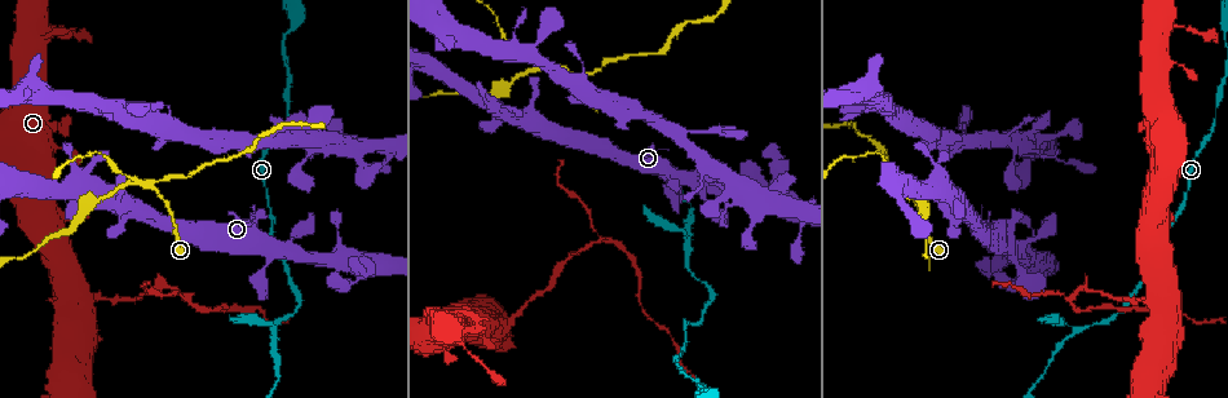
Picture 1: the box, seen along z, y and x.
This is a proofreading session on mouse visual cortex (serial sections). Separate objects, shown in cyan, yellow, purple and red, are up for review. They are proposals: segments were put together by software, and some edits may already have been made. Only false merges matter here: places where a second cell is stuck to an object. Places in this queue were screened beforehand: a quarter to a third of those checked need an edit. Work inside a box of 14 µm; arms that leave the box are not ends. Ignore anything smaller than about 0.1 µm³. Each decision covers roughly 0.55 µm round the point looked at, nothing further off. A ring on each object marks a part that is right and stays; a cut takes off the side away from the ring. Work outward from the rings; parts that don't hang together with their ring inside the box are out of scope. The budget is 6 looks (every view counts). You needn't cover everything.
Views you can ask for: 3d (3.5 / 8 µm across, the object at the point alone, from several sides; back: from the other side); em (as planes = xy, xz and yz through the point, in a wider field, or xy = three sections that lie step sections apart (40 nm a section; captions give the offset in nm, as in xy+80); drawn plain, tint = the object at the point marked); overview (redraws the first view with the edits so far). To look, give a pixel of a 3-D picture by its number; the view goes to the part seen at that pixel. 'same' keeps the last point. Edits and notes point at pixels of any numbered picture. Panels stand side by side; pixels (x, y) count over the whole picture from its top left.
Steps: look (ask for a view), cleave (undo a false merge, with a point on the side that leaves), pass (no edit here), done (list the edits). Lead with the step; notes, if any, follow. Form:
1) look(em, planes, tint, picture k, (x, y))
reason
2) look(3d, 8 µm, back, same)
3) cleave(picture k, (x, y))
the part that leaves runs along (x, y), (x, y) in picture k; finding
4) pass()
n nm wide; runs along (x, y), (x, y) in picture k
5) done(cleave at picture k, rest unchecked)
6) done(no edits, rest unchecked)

look(3d, 3.5 µm, picture 1, (1075, 328))
branch point

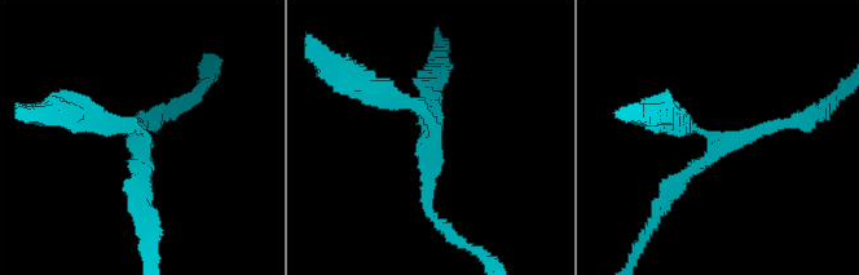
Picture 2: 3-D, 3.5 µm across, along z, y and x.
look(em, xy, step 5, tint, picture 2, (723, 145))

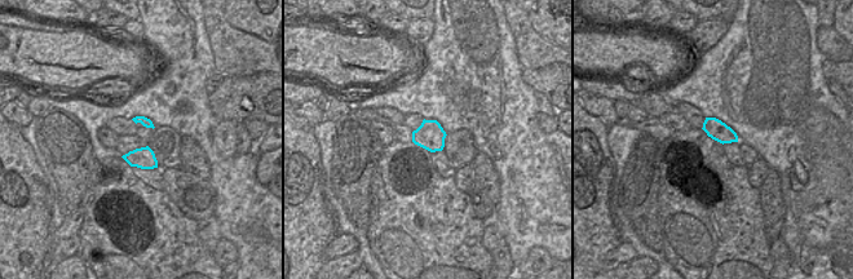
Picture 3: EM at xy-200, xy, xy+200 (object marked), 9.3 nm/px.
pass()
arms of 150, 150, 200 nm; all the same cell

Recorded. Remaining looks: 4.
look(3d, 3.5 µm, picture 1, (505, 329))
calibre changes

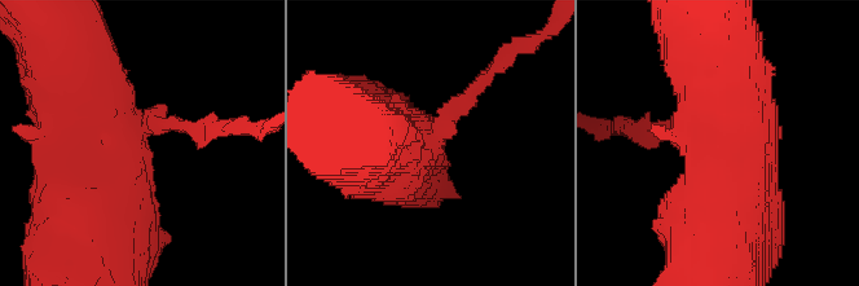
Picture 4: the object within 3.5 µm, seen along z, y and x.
look(em, xy, step 2, tint, picture 4, (141, 127))
shape alone is not enough

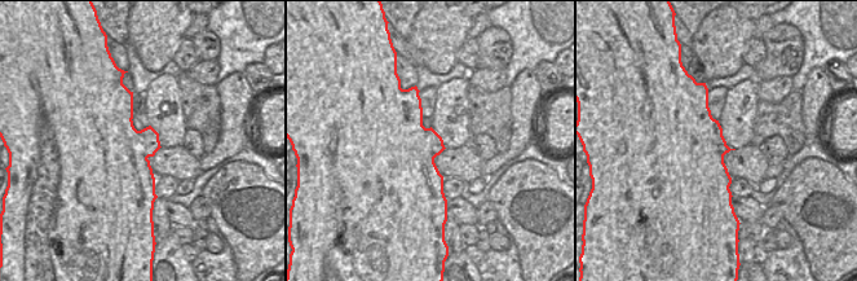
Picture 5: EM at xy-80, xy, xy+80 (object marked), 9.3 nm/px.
cleave(picture 4, (463, 102))
the part that leaves runs along (434, 137), (445, 114), (520, 45) in picture 4; two cells meet here

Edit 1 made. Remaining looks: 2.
done(cleave at picture 4, rest unchecked)

